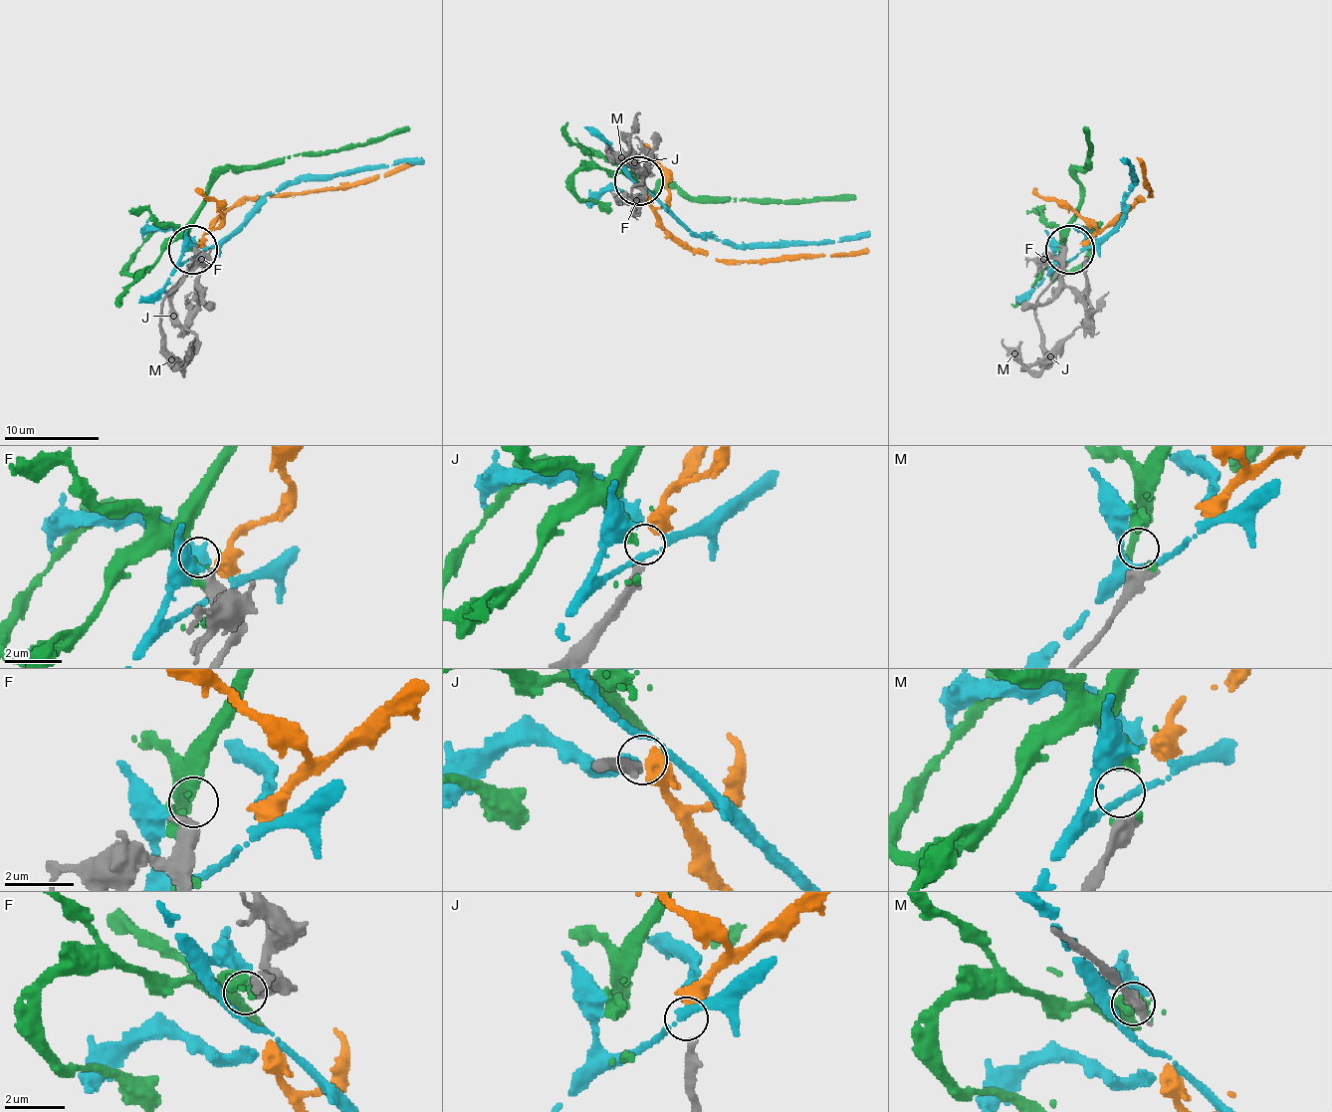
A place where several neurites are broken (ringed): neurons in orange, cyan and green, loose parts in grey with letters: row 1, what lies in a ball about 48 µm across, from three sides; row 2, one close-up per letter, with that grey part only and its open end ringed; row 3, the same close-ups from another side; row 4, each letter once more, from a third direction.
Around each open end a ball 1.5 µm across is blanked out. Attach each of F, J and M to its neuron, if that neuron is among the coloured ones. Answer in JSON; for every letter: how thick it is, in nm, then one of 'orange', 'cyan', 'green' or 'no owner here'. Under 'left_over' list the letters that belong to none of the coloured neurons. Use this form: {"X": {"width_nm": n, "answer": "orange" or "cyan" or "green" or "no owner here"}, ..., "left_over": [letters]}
{"F": {"width_nm": 550, "answer": "no owner here"}, "J": {"width_nm": 280, "answer": "orange"}, "M": {"width_nm": 440, "answer": "green"}, "left_over": ["F"]}

